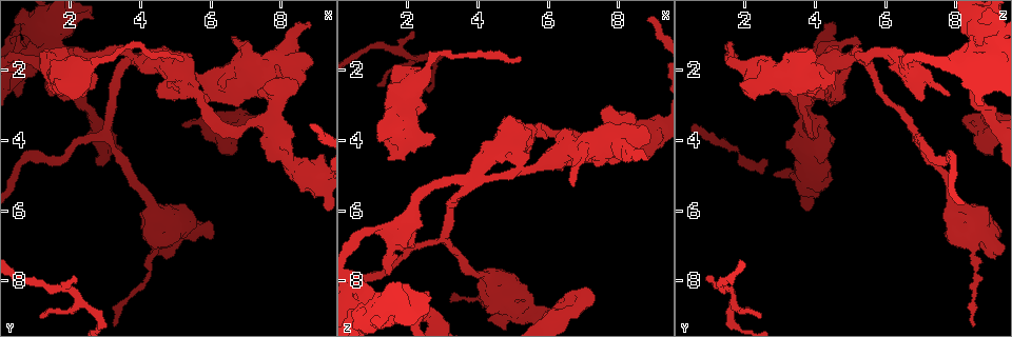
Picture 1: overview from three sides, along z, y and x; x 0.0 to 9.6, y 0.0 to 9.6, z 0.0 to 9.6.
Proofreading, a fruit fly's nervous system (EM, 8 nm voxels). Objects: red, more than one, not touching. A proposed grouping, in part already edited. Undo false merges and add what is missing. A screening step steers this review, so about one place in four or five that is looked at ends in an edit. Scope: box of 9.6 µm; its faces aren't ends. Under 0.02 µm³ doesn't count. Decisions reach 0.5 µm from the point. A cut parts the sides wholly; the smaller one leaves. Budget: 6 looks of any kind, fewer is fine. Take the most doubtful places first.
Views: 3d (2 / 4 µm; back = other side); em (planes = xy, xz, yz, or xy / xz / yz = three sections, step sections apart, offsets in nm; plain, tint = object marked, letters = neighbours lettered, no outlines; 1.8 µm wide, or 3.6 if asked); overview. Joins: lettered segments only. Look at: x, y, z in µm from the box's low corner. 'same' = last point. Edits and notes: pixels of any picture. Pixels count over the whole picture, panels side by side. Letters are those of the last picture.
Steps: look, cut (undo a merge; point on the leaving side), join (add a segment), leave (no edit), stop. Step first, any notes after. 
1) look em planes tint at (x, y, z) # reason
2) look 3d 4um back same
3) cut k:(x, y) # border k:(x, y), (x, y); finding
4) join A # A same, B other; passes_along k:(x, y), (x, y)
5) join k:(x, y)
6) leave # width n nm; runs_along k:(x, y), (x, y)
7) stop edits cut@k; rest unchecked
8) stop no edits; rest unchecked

look 3d 4um at (8.00, 3.65, 3.65) # sharp bend

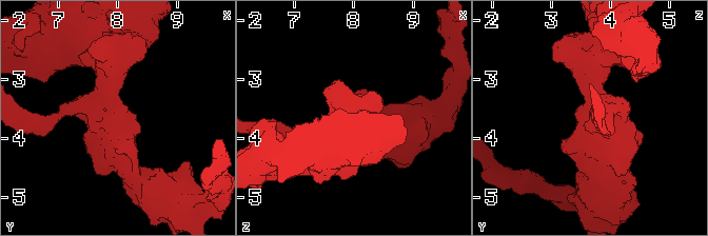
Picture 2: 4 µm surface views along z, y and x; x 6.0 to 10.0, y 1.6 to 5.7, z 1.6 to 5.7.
look em 3.6um yz step 8 tint at (8.00, 3.60, 3.70) # now the EM

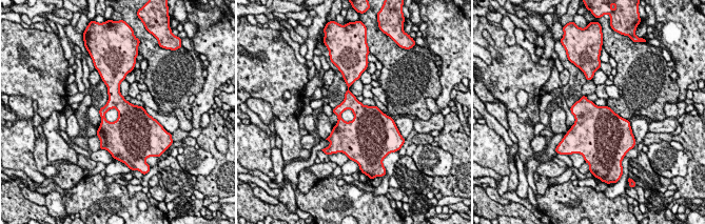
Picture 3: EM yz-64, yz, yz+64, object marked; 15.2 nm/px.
look em 3.6um yz step 8 letters same

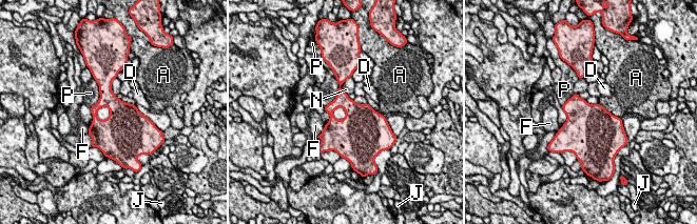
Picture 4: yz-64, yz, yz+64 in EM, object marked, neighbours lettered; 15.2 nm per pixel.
leave # A other, D other, F other, J other, N other, P other; continuous, no second neuron

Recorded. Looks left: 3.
look em xy step 16 letters at (5.25, 1.75, 1.65) # end of a long branch

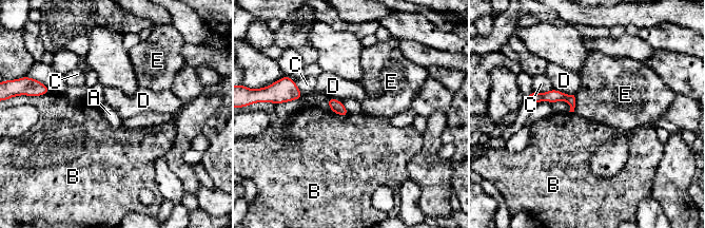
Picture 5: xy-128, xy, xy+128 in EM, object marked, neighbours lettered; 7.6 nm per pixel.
look em planes letters same

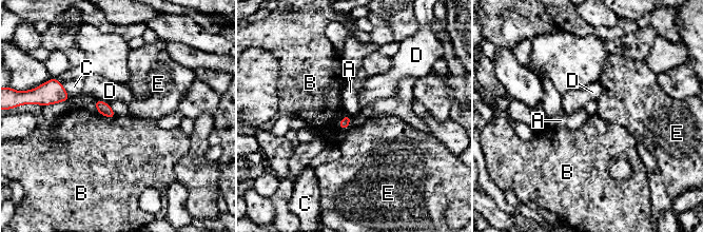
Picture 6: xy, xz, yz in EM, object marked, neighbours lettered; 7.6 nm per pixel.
leave # A other, B other, C other, D other, E other; border 6:(351, 116), (346, 129), (338, 128); none of them fits

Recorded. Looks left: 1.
look em yz step 16 letters at (6.00, 6.25, 8.80) # thick end

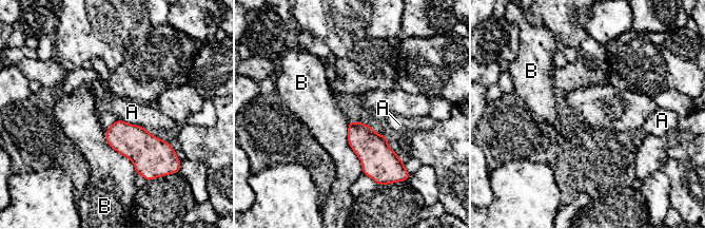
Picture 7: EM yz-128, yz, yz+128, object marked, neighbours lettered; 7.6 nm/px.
leave # A other, B other; border 7:(104, 131), (106, 142), (137, 173); no lettered segment goes on from it

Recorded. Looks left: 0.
stop no edits; rest unchecked

